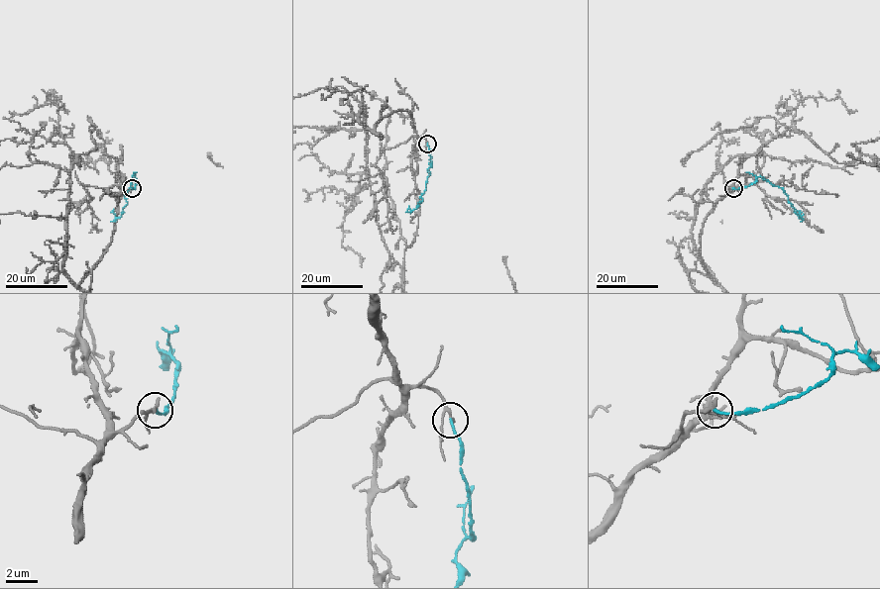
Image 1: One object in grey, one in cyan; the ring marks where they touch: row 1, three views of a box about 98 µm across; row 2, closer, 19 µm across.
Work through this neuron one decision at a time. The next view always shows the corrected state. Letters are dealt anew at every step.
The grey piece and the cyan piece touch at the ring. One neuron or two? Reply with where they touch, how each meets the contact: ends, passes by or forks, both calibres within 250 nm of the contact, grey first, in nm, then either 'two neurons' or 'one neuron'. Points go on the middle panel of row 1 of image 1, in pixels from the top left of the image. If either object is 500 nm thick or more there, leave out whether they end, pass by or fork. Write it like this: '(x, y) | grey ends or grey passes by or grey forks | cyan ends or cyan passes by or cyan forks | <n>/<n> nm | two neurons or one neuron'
(427, 144) | grey passes by | cyan ends | 220/170 nm | two neurons

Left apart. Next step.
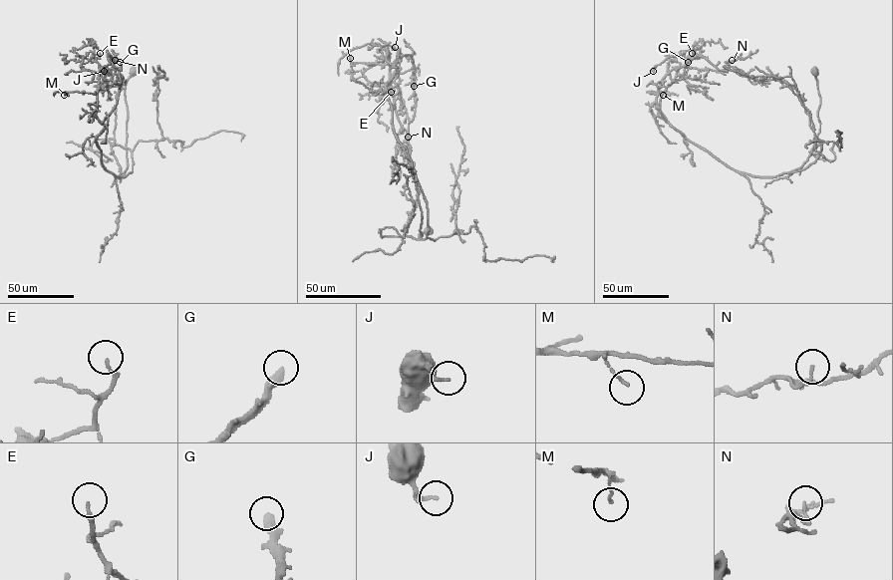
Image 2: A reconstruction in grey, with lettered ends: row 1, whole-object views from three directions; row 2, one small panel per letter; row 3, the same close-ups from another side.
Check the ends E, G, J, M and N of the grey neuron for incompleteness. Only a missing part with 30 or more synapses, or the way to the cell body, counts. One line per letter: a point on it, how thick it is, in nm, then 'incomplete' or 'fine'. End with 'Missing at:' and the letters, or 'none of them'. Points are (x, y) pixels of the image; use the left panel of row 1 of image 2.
E: place (100, 53); calibre 120 nm; incomplete
G: place (120, 62); calibre 400 nm; incomplete
J: place (104, 71); calibre 130 nm; fine
M: place (64, 95); calibre 100 nm; fine
N: place (115, 60); calibre 120 nm; fine
Missing at: E, G

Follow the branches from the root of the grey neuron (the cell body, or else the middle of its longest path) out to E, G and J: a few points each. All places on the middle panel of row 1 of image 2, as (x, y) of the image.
E: (429, 231), (419, 236), (419, 192), (394, 130), (386, 84), (396, 68), (388, 51), (391, 92)
G: (429, 231), (419, 236), (419, 192), (394, 132), (386, 90), (394, 62), (402, 56), (411, 56), (414, 86)
J: (429, 231), (419, 236), (422, 216), (410, 162), (429, 230), (424, 239), (405, 234), (417, 189), (395, 47)

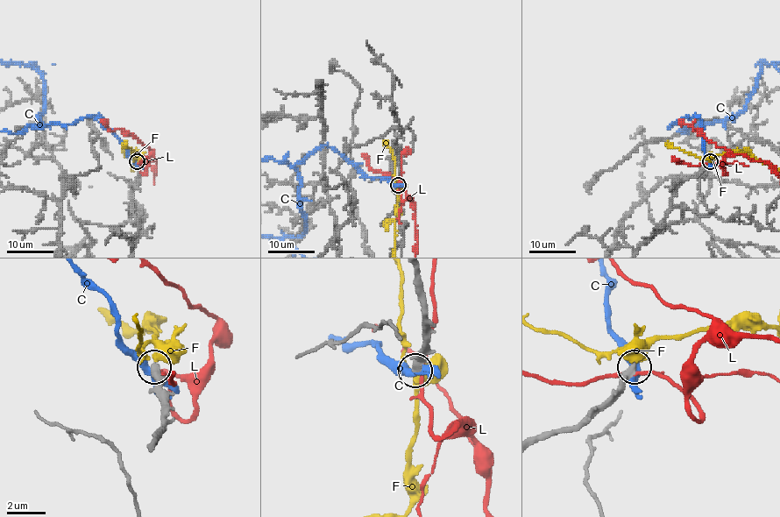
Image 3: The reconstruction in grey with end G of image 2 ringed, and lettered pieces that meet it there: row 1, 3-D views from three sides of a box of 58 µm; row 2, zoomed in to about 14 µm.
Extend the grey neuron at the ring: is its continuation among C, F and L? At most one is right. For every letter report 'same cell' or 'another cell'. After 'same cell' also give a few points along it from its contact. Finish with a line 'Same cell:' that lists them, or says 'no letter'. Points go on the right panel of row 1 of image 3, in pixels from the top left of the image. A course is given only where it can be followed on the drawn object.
C: another cell
F: another cell
L: another cell
Same cell: no letter

